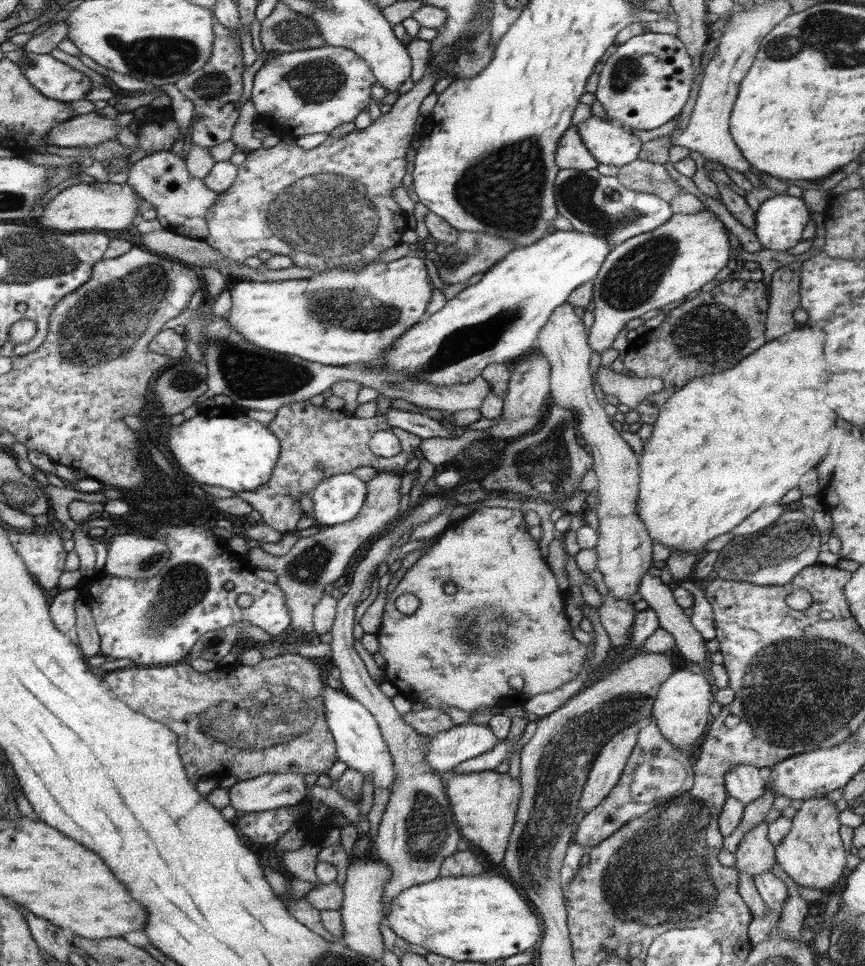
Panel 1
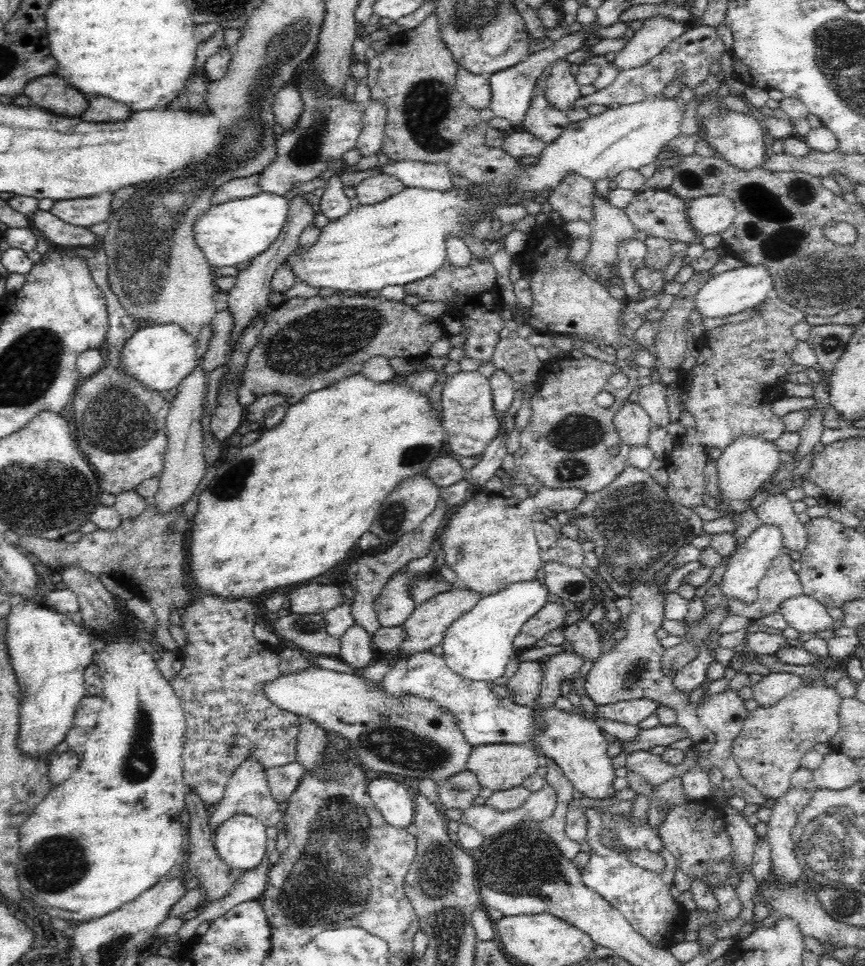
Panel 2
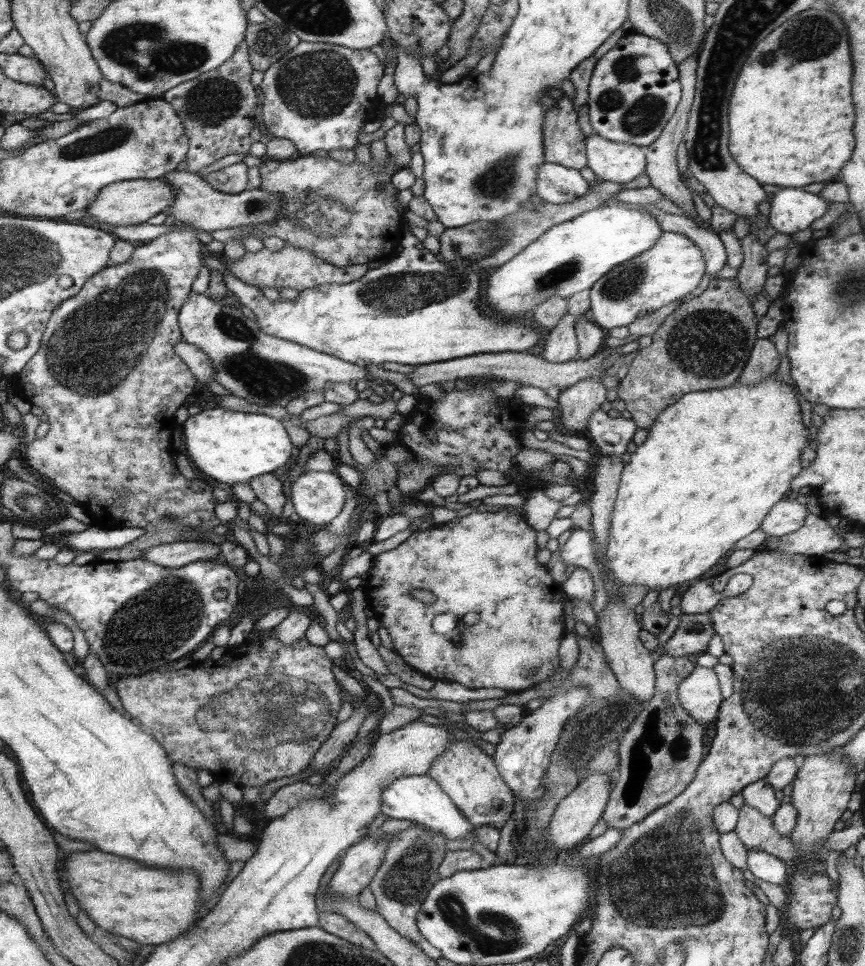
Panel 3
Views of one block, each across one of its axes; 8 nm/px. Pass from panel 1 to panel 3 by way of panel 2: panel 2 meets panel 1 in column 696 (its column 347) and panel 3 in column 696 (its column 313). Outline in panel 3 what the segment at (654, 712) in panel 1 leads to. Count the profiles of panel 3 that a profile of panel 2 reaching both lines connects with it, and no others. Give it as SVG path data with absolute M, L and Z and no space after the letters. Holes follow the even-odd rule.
M695 666L693 672L679 684L677 698L685 712L701 726L717 718L719 706L725 700L719 690L717 672L713 668L703 666Z

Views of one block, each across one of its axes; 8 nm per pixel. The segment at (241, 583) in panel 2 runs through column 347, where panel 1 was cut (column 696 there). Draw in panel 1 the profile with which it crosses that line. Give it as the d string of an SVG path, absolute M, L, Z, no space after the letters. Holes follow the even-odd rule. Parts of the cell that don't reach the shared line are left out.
M803 326L801 330L795 328L783 338L763 344L759 350L755 350L755 354L749 354L747 358L743 358L743 362L735 364L731 370L725 370L723 374L707 374L703 378L695 378L687 382L681 390L671 394L671 398L667 398L667 402L659 408L659 414L651 426L651 436L643 442L643 450L637 454L639 456L639 484L637 484L637 498L635 498L635 514L645 524L645 532L651 538L651 542L665 546L667 550L671 550L671 554L673 552L695 554L695 556L701 554L707 548L707 542L711 542L713 538L719 538L721 534L733 532L735 526L739 526L747 516L751 516L761 506L781 504L781 498L787 494L787 490L799 486L797 484L799 476L803 476L807 470L819 464L825 454L829 454L831 450L839 446L843 428L837 428L833 424L835 414L829 408L823 408L825 404L821 402L823 388L825 388L825 380L819 380L819 378L825 378L823 374L825 366L823 366L823 354L821 354L823 336L825 334L821 334L819 330L813 330L807 326Z

